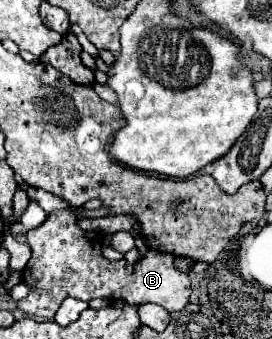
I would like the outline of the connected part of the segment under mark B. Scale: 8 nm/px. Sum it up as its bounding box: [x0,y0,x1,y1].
[18,211,190,319]

